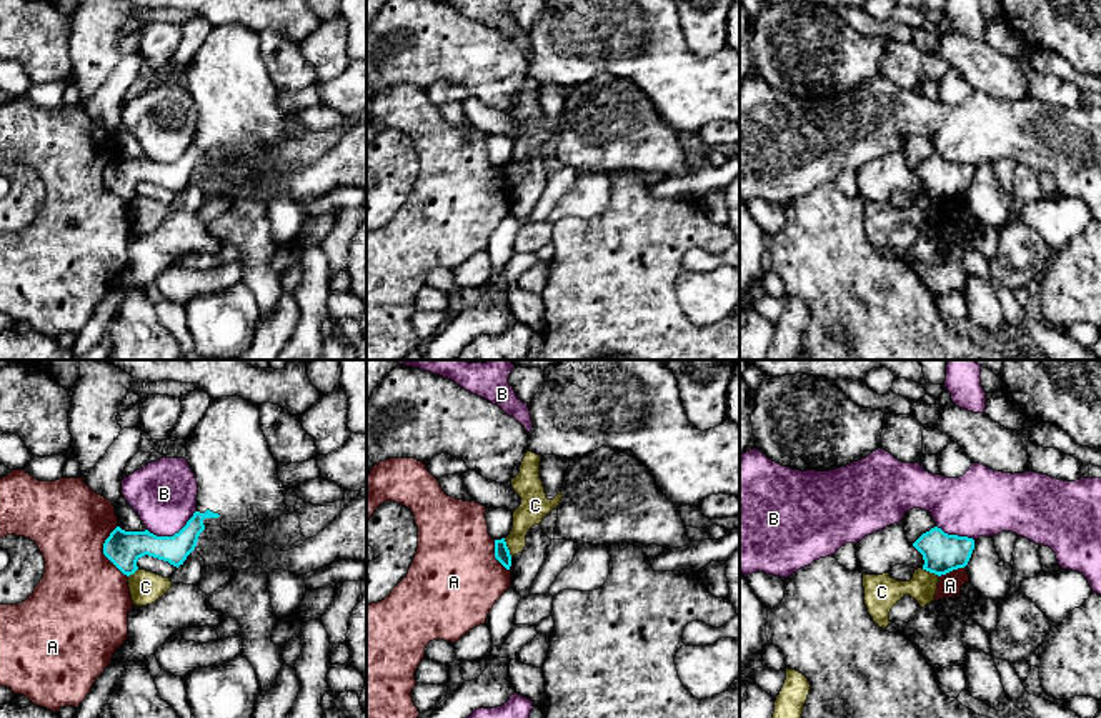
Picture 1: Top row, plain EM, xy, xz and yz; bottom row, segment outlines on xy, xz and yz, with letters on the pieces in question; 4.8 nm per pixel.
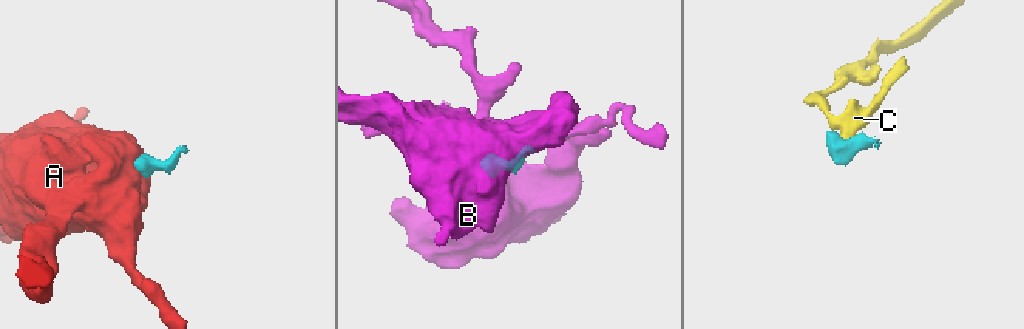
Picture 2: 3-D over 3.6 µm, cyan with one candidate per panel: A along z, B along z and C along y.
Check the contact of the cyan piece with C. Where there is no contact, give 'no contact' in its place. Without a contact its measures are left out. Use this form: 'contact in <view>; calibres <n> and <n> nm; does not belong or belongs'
contact in xz; calibres 80 and 140 nm; does not belong

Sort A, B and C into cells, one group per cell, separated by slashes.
A / B / C

